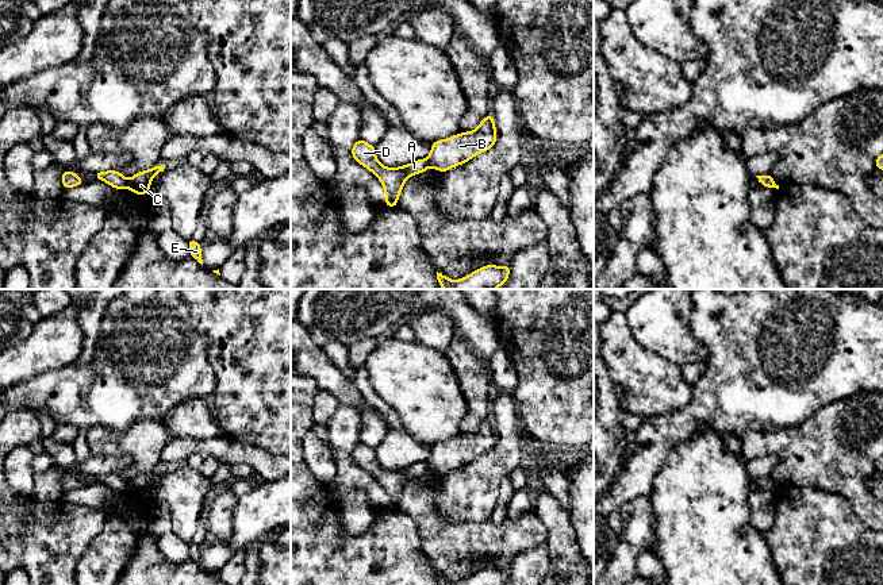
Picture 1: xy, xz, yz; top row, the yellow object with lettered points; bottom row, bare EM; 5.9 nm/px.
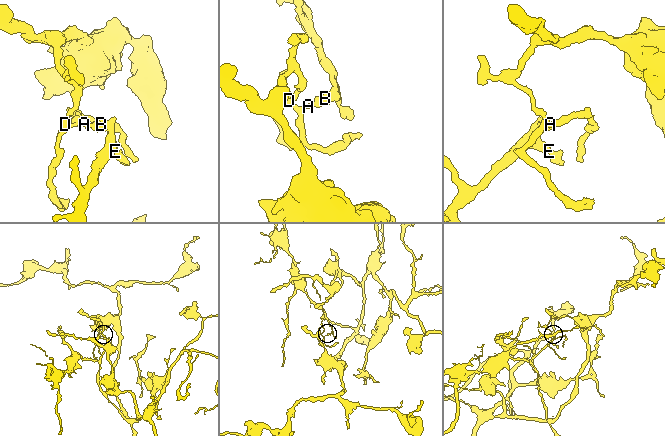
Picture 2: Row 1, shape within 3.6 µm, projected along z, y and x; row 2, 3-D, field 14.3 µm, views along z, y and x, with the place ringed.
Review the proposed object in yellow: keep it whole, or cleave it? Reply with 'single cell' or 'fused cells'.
fused cells

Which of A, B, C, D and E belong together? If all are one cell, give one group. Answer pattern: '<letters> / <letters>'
A D / B C E

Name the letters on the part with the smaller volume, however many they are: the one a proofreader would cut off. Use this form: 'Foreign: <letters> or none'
Foreign: B, C, E

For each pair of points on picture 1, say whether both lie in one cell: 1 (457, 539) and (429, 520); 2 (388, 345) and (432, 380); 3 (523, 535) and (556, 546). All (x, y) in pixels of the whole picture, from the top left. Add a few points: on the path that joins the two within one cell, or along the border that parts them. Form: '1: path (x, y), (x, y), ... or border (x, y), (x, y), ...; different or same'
1: path (450, 539), (436, 527); same
2: path (399, 355), (421, 377); same
3: border (533, 512), (546, 530), (545, 543); different

